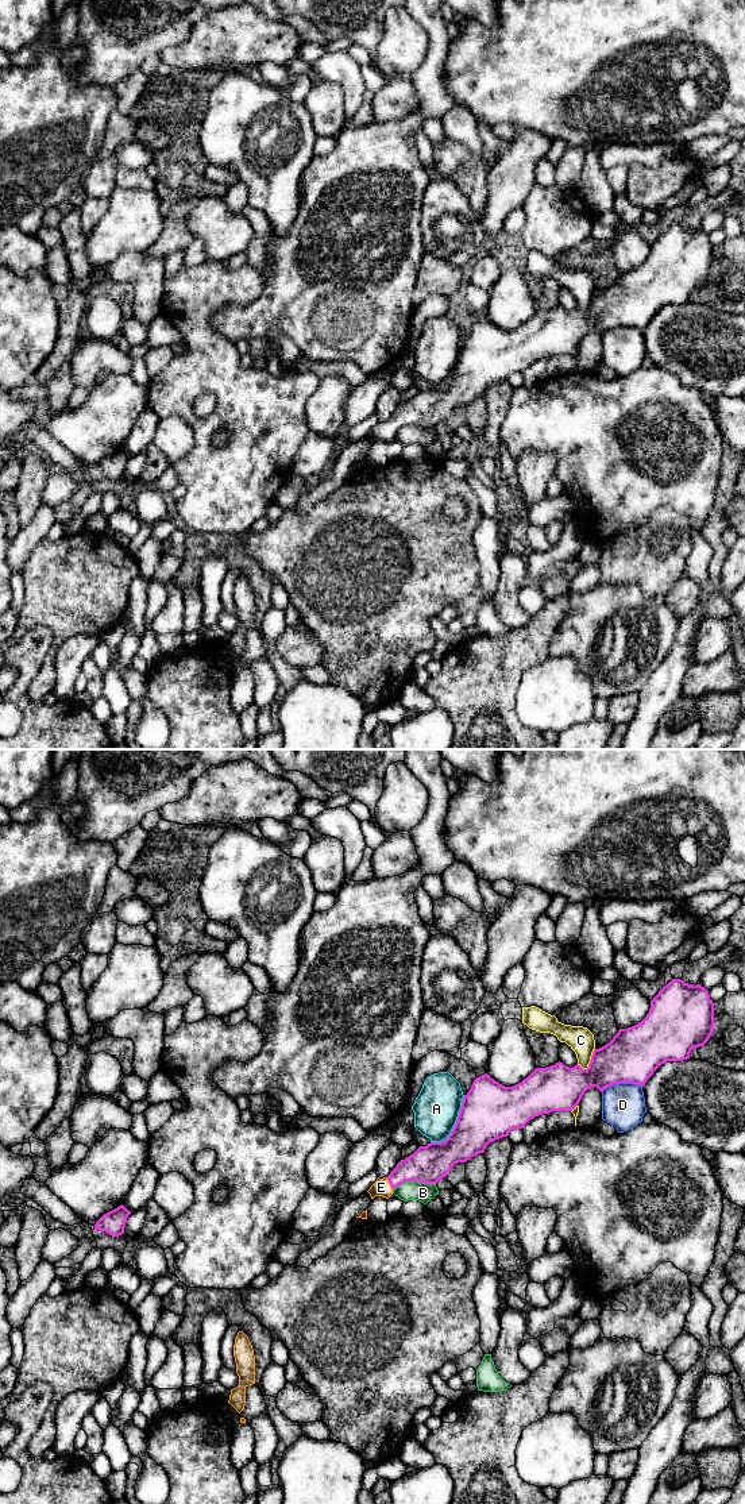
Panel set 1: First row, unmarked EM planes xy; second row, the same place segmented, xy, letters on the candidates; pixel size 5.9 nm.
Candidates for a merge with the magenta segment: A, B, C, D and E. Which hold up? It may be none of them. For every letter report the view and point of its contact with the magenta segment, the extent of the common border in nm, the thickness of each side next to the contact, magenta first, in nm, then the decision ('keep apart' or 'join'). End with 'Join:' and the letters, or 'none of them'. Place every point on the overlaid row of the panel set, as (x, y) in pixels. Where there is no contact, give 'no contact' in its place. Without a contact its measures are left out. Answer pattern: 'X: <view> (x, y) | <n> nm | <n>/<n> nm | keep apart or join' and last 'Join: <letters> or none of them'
A: xy (455, 1125) | 360 nm | 340/280 nm | keep apart
B: xy (413, 1180) | 260 nm | 220/110 nm | keep apart
C: xy (591, 1060) | 150 nm | 320/150 nm | keep apart
D: xy (621, 1082) | 260 nm | 320/260 nm | keep apart
E: xy (389, 1182) | 80 nm | 220/100 nm | join
Join: E

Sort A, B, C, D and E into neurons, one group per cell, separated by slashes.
A / B / C / D / E

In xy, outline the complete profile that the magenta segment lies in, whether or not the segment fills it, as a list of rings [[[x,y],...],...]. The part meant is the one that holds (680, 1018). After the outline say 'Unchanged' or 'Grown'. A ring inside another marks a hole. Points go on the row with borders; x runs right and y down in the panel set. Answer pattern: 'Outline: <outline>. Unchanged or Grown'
Outline: [[[672,979],[651,1000],[649,1013],[641,1022],[619,1029],[609,1044],[594,1049],[587,1069],[579,1064],[570,1068],[559,1061],[547,1068],[536,1068],[513,1087],[499,1084],[487,1073],[476,1077],[463,1098],[458,1121],[448,1138],[420,1146],[413,1154],[401,1160],[387,1177],[378,1177],[367,1192],[371,1199],[375,1196],[389,1199],[393,1189],[405,1181],[436,1184],[455,1164],[483,1153],[490,1142],[507,1137],[514,1129],[522,1129],[534,1117],[552,1111],[572,1111],[591,1087],[602,1092],[619,1083],[644,1085],[661,1064],[690,1058],[694,1048],[703,1046],[709,1041],[714,1025],[714,1003],[709,991],[700,984]]]. Grown

